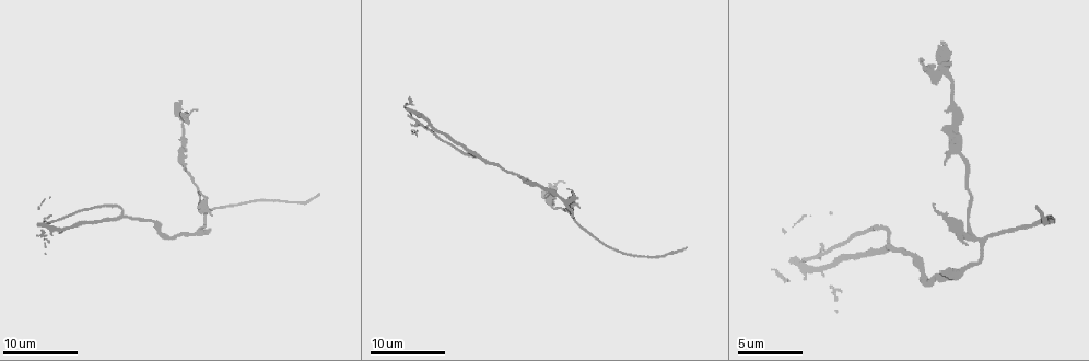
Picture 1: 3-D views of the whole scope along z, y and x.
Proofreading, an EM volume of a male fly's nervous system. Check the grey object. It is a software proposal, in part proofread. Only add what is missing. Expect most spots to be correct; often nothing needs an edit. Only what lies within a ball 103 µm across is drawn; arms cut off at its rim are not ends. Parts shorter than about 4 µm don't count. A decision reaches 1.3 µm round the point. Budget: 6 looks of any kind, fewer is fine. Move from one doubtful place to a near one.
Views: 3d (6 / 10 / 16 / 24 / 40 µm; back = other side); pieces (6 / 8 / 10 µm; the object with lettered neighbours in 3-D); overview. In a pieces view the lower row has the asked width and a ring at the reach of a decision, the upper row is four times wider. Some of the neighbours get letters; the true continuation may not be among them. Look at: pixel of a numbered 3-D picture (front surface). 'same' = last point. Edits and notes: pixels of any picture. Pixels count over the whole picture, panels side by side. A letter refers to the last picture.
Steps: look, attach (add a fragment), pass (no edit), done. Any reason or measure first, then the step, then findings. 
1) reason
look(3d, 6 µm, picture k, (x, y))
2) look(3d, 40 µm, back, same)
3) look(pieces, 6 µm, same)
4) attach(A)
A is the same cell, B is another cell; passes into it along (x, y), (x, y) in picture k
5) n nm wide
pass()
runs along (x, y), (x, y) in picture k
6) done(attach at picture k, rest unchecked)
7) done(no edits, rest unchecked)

long arm stops here
look(3d, 16 µm, picture 1, (1037, 209))

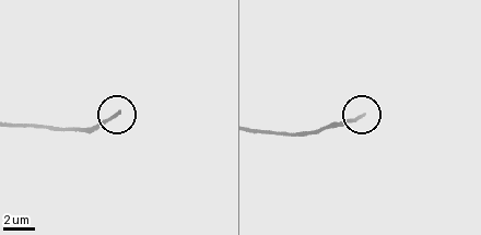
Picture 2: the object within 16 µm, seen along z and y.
look(pieces, 6 µm, picture 2, (362, 114))

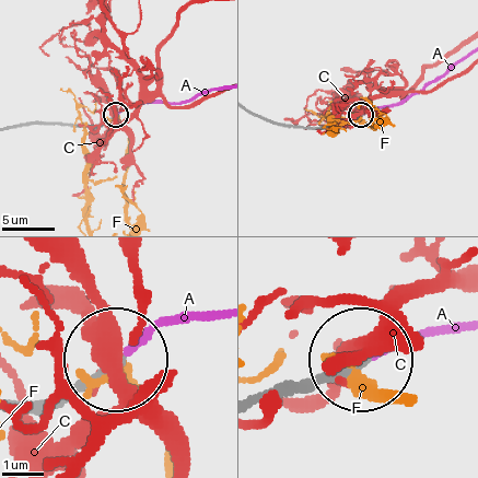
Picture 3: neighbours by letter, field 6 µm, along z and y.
attach(A)
A is the same cell, C and F are other cells; it goes on there

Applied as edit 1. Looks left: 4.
see it whole again
look(overview)

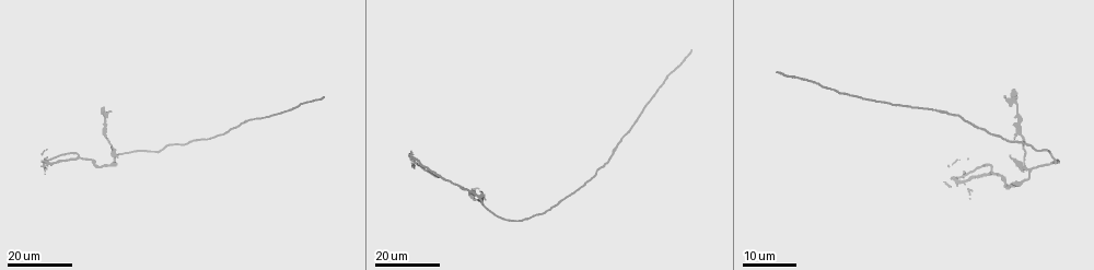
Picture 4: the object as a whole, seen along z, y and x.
free end
look(3d, 24 µm, picture 4, (117, 163))

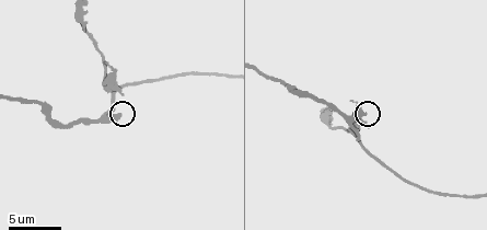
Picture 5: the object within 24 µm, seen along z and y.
what lies round it
look(pieces, 10 µm, picture 5, (118, 115))

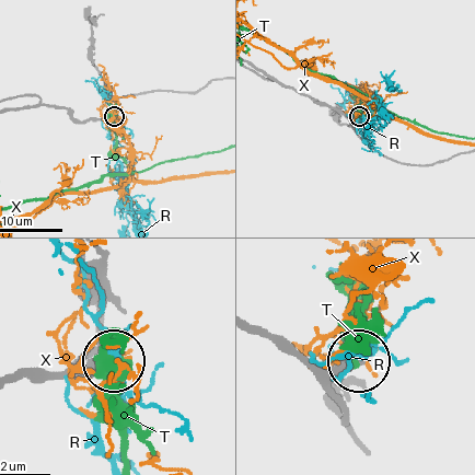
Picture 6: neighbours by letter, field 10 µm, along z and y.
pass()
R, T and X are other cells; no lettered fragment goes on from it

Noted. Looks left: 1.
thin end
look(pieces, 10 µm, picture 5, (105, 63))

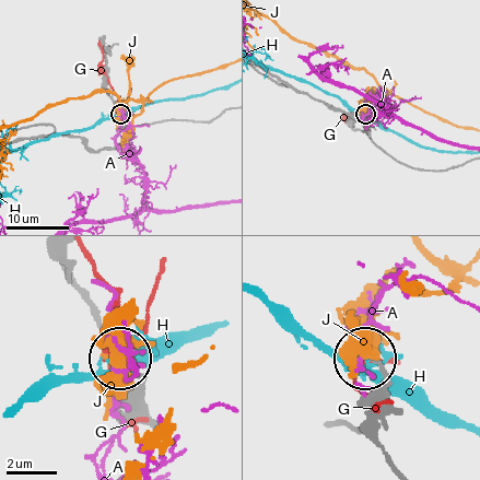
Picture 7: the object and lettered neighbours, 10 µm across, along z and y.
pass()
A, G, H and J are other cells; no lettered fragment goes on from it

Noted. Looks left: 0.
done(attach at picture 3, rest unchecked)

